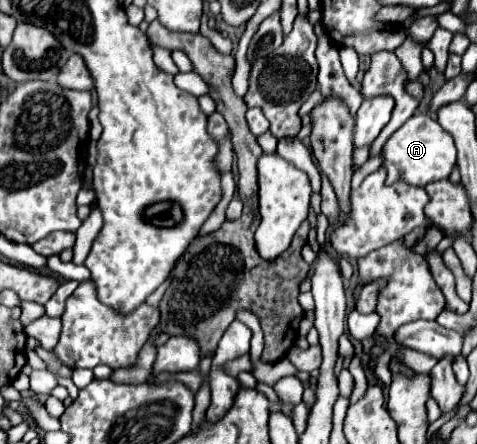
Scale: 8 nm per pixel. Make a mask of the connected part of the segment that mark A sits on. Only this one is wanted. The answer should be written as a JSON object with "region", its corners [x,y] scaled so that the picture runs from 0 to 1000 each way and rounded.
{"region":[[[870,257],[832,297],[824,297],[811,324],[803,329],[803,351],[807,351],[803,374],[811,378],[816,392],[811,414],[841,401],[862,419],[895,419],[899,410],[941,401],[958,369],[958,338],[950,324],[950,306],[933,297],[916,279],[916,270],[908,270],[899,257]]]}

